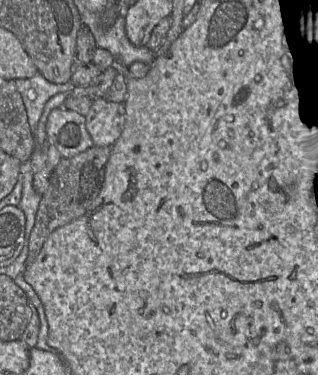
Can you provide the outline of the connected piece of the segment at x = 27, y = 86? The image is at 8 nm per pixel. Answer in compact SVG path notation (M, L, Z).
M40 73L31 78L15 79L17 90L21 94L26 108L28 123L34 133L47 101L58 93L70 92L74 89L70 81L55 84L46 80Z

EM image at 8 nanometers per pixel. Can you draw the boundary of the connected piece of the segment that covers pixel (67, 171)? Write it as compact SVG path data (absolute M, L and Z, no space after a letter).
M92 146L71 157L63 158L52 171L49 187L39 204L36 221L30 235L26 266L38 257L49 235L56 229L82 217L99 195L105 181L106 164L111 155L110 146Z

